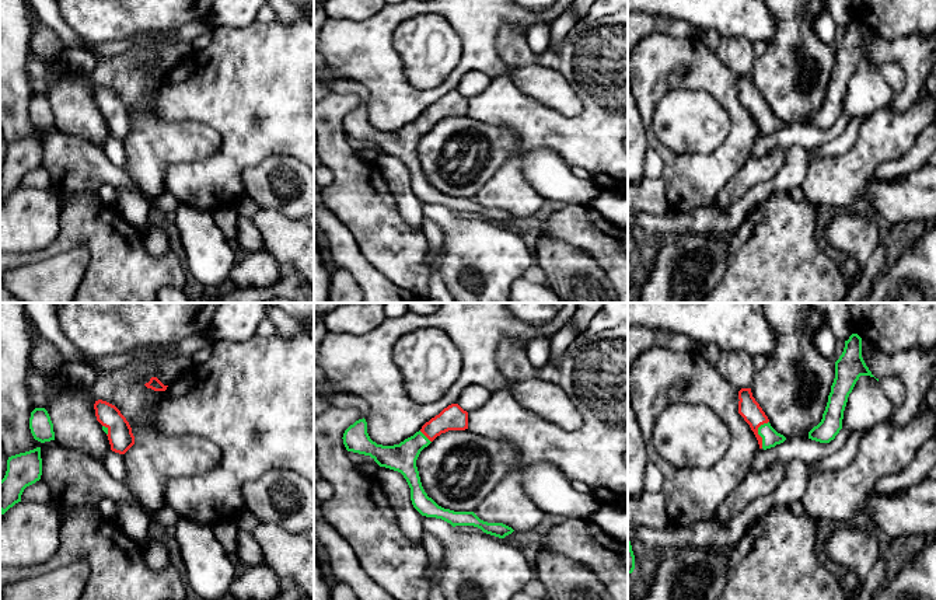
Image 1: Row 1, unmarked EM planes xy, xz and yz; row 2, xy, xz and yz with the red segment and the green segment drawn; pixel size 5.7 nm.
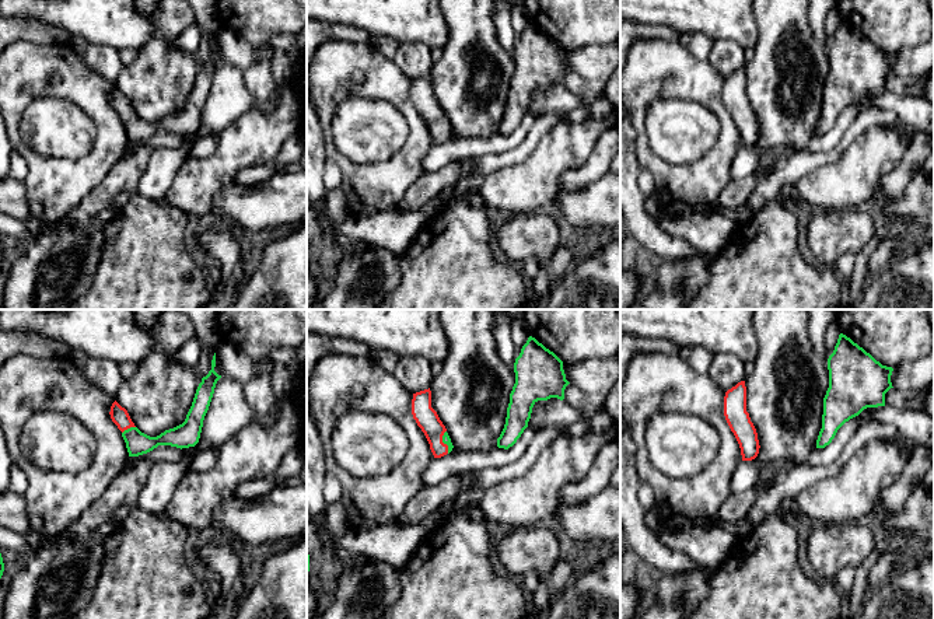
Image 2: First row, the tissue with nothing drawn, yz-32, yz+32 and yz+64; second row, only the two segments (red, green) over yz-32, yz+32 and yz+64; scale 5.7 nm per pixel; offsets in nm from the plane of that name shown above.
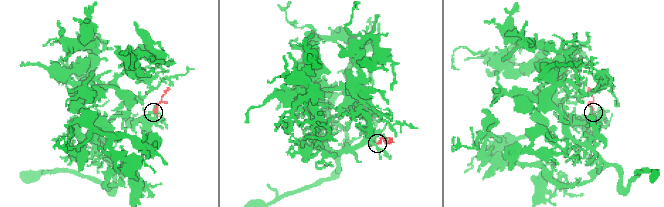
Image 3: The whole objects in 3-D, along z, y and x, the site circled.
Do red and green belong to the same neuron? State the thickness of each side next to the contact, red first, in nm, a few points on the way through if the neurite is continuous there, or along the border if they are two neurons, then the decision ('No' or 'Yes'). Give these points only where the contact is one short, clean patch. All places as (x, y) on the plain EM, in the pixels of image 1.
Thickness 120 nm (red) against 100 nm. Path across: yz (748, 94), (757, 105), (757, 119), (771, 124). Yes

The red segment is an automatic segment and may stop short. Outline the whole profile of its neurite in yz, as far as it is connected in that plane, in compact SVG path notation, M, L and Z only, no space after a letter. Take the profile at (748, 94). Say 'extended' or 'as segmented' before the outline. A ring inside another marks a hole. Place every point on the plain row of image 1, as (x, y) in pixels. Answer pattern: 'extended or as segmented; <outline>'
extended; M741 74L738 77L738 86L738 100L750 111L759 135L766 136L786 126L783 121L771 112L768 102L752 83L751 74Z

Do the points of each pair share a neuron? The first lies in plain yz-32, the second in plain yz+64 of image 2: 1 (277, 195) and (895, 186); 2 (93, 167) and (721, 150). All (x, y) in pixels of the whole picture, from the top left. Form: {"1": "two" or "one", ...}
{"1": "two", "2": "one"}

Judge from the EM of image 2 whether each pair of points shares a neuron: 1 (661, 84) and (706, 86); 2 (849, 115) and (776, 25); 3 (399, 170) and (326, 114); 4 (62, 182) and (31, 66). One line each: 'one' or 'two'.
1: one
2: two
3: one
4: one

